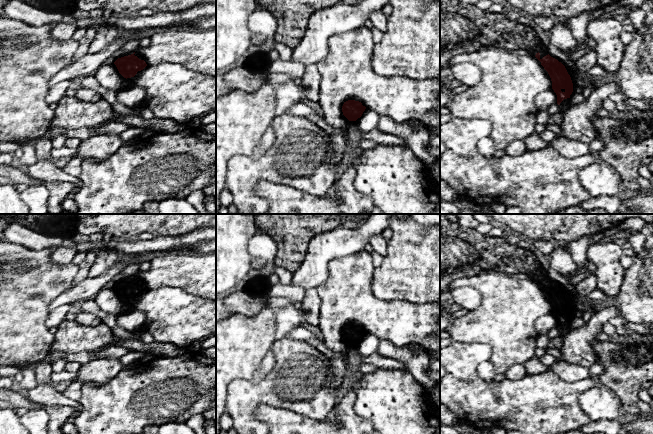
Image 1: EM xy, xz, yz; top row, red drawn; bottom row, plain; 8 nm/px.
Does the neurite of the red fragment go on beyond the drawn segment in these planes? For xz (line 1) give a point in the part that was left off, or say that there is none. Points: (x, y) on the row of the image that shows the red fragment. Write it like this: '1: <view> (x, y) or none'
1: none

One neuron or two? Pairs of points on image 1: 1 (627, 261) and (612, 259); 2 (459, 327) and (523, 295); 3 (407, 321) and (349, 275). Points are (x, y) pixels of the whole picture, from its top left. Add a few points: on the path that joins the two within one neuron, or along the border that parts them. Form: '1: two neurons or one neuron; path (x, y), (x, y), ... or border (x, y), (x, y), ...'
1: two neurons; border (622, 253), (620, 264), (624, 269)
2: one neuron; path (475, 326), (496, 322), (507, 311)
3: one neuron; path (391, 320), (388, 320), (359, 291)

